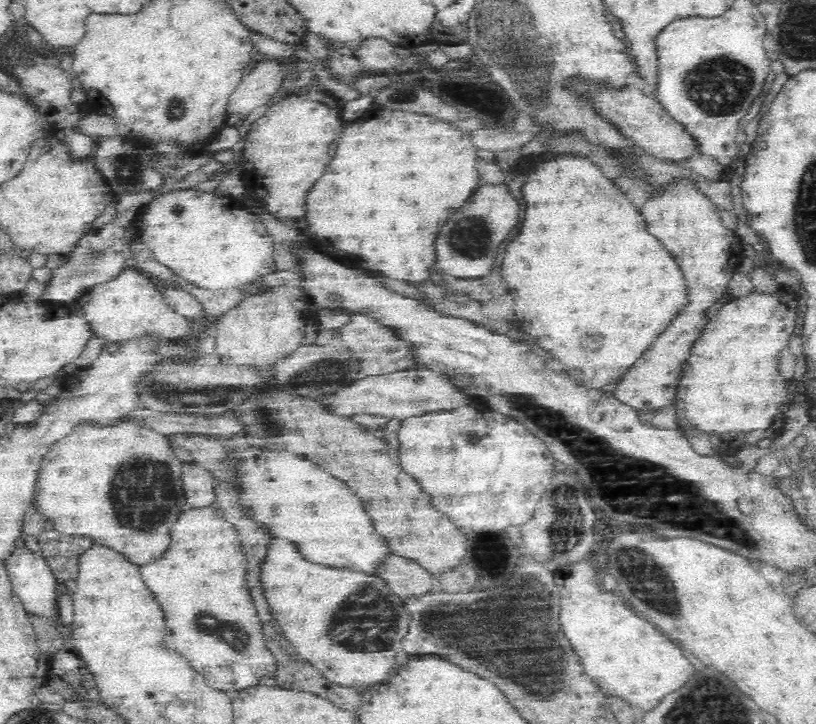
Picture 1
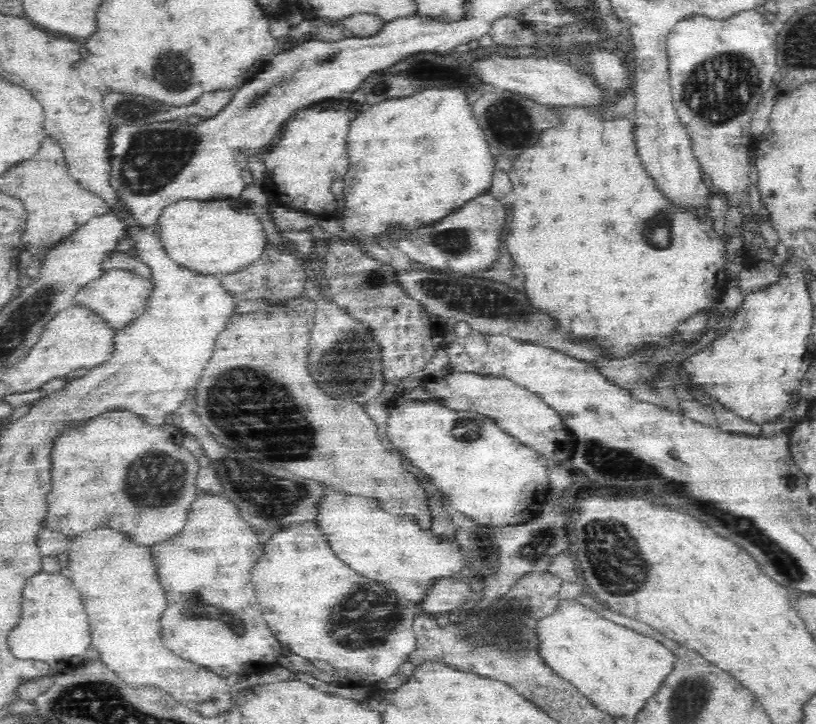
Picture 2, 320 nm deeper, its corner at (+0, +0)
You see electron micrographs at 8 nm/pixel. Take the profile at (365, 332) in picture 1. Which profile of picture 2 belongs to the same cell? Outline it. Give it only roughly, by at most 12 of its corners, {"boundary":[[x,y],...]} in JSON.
{"boundary":[[333,237],[330,298],[369,328],[385,384],[420,372],[446,320],[404,294],[391,263]]}

